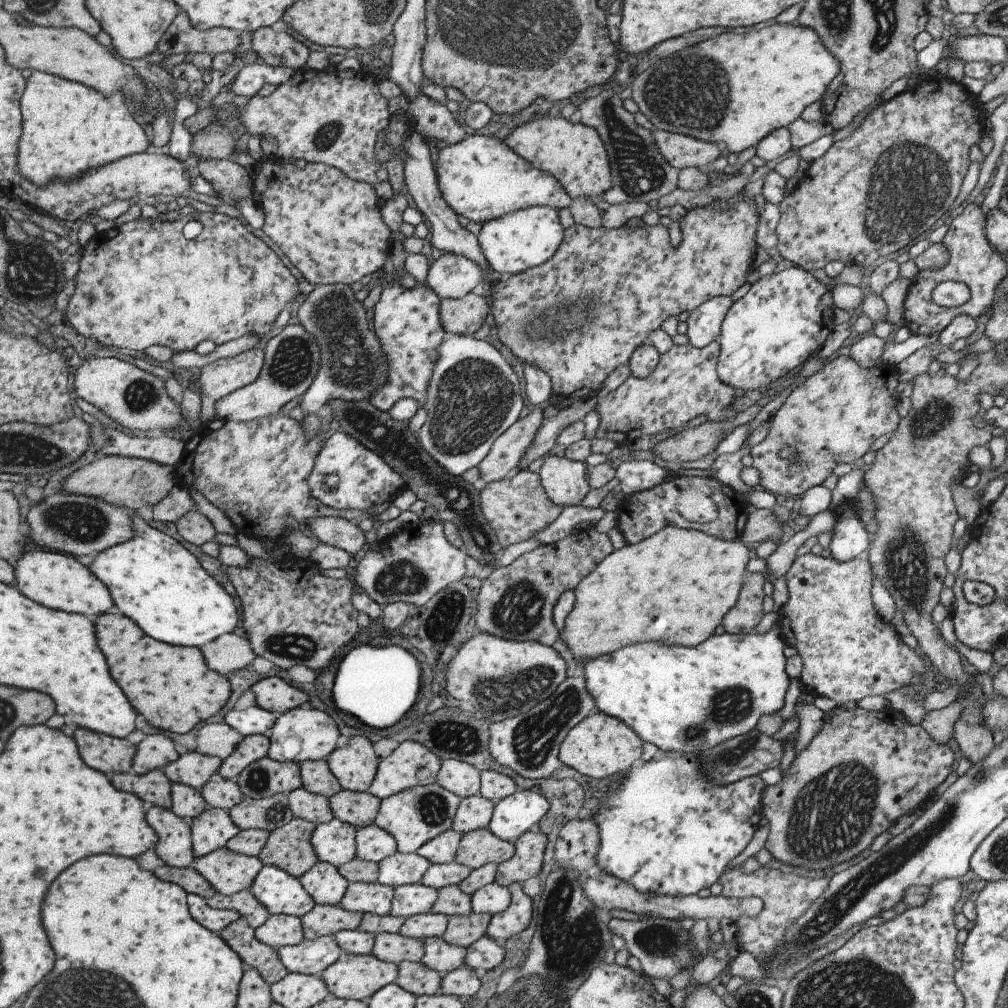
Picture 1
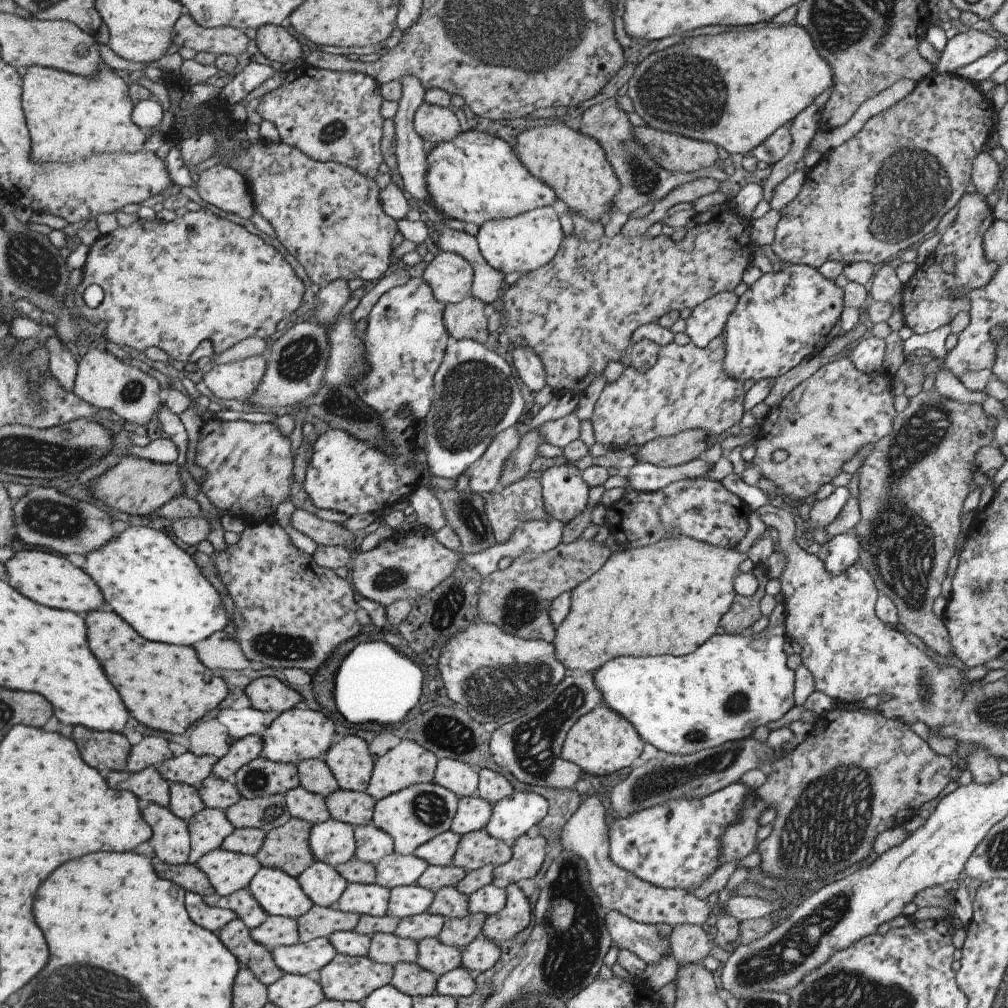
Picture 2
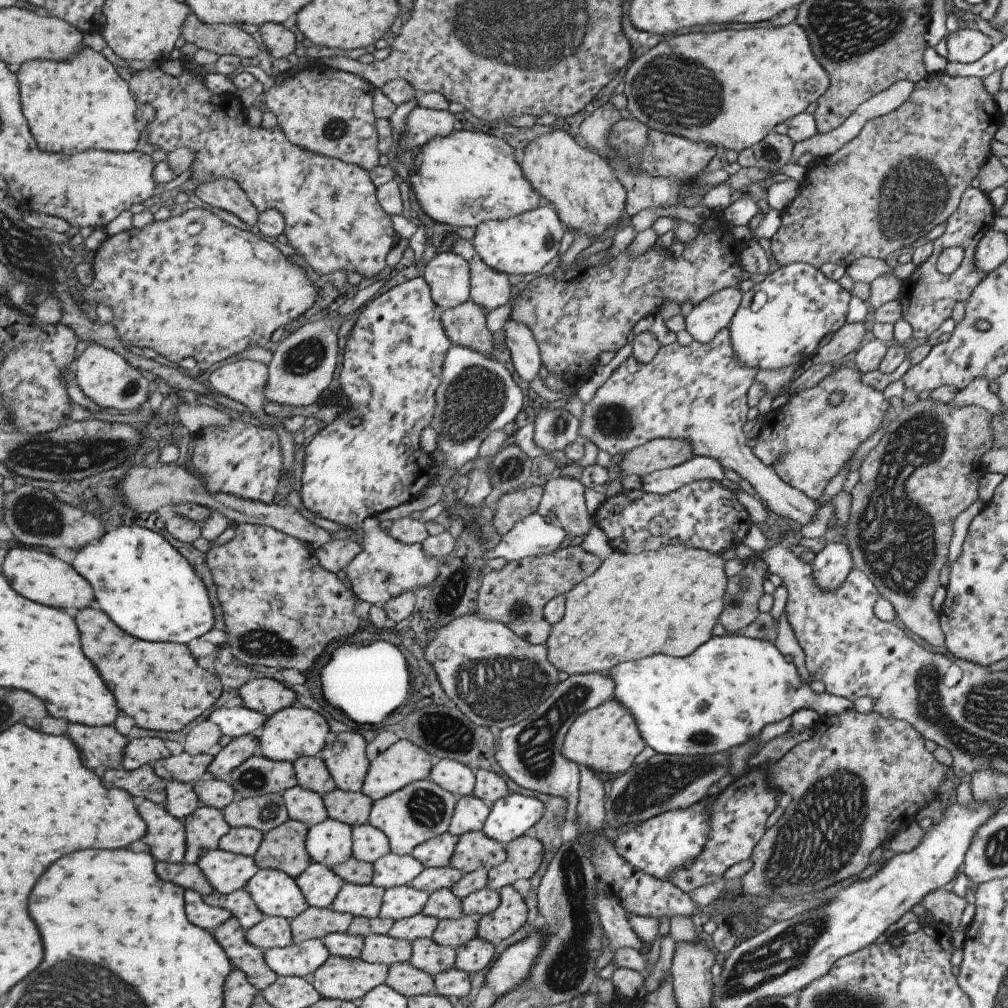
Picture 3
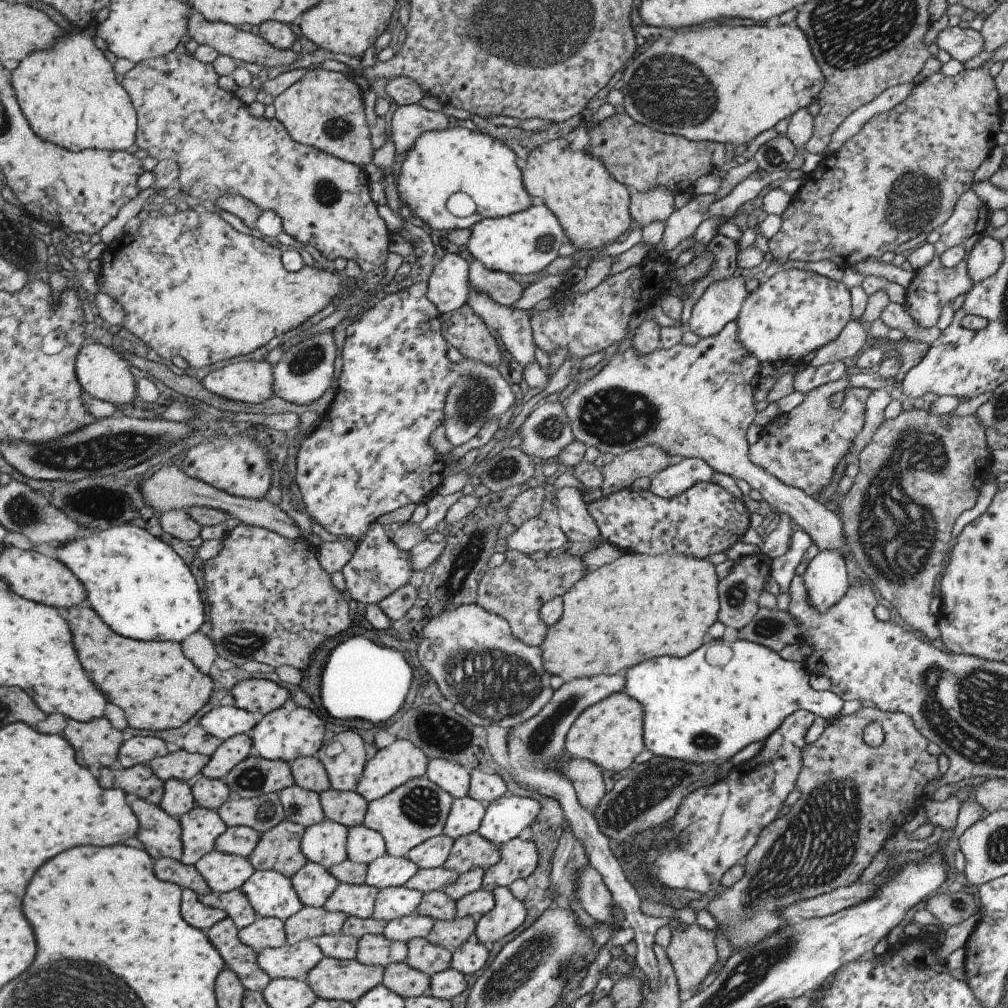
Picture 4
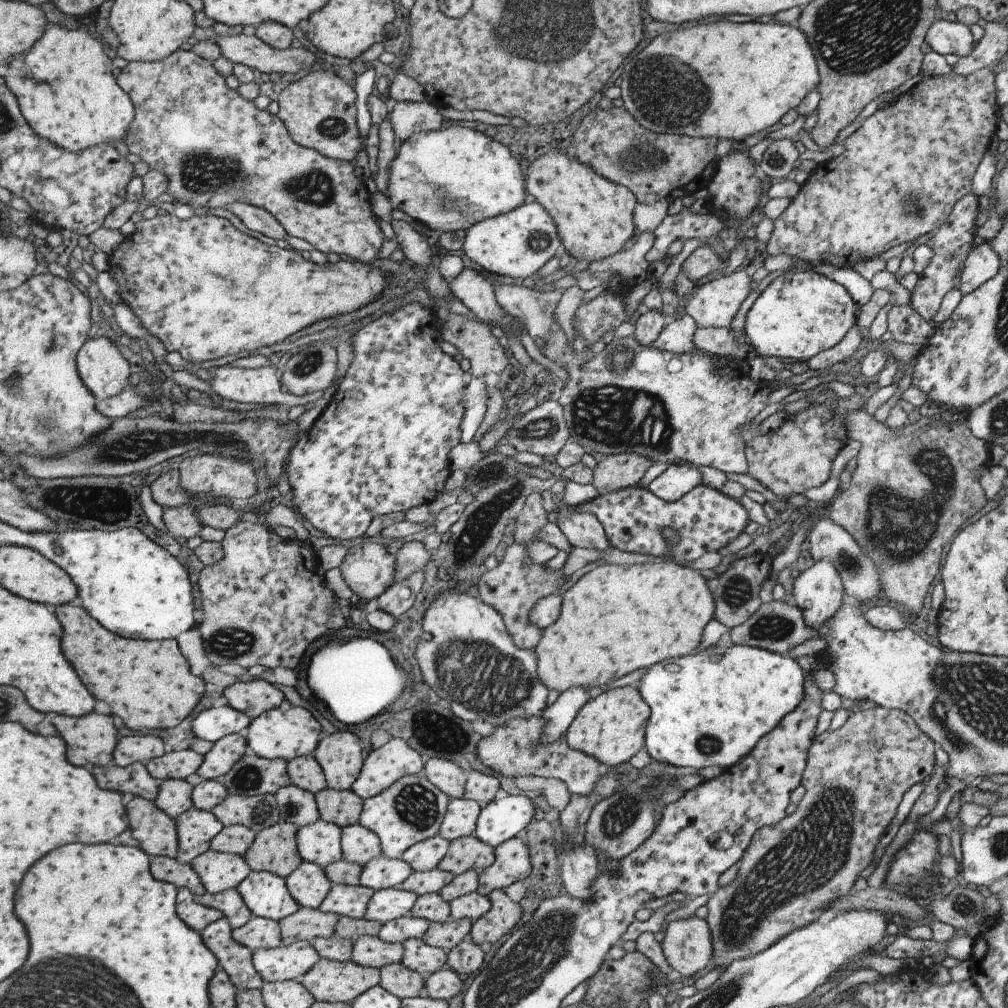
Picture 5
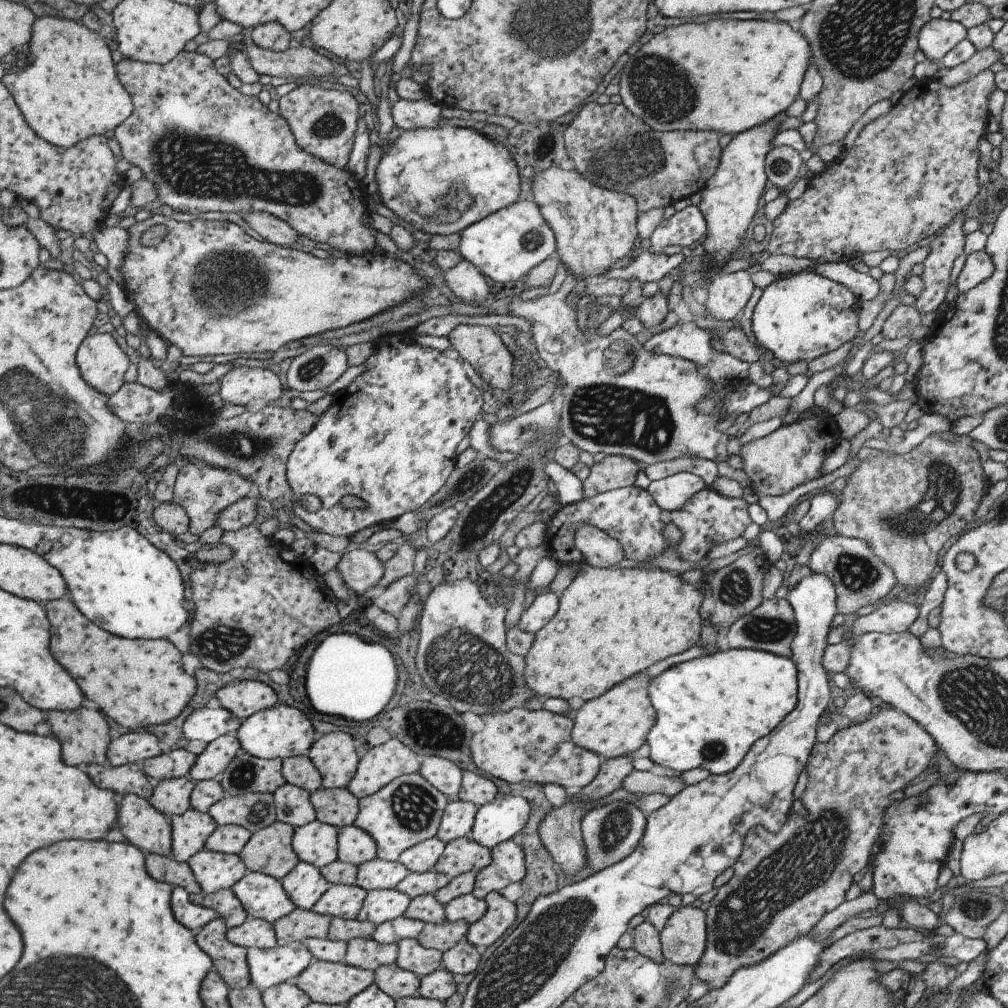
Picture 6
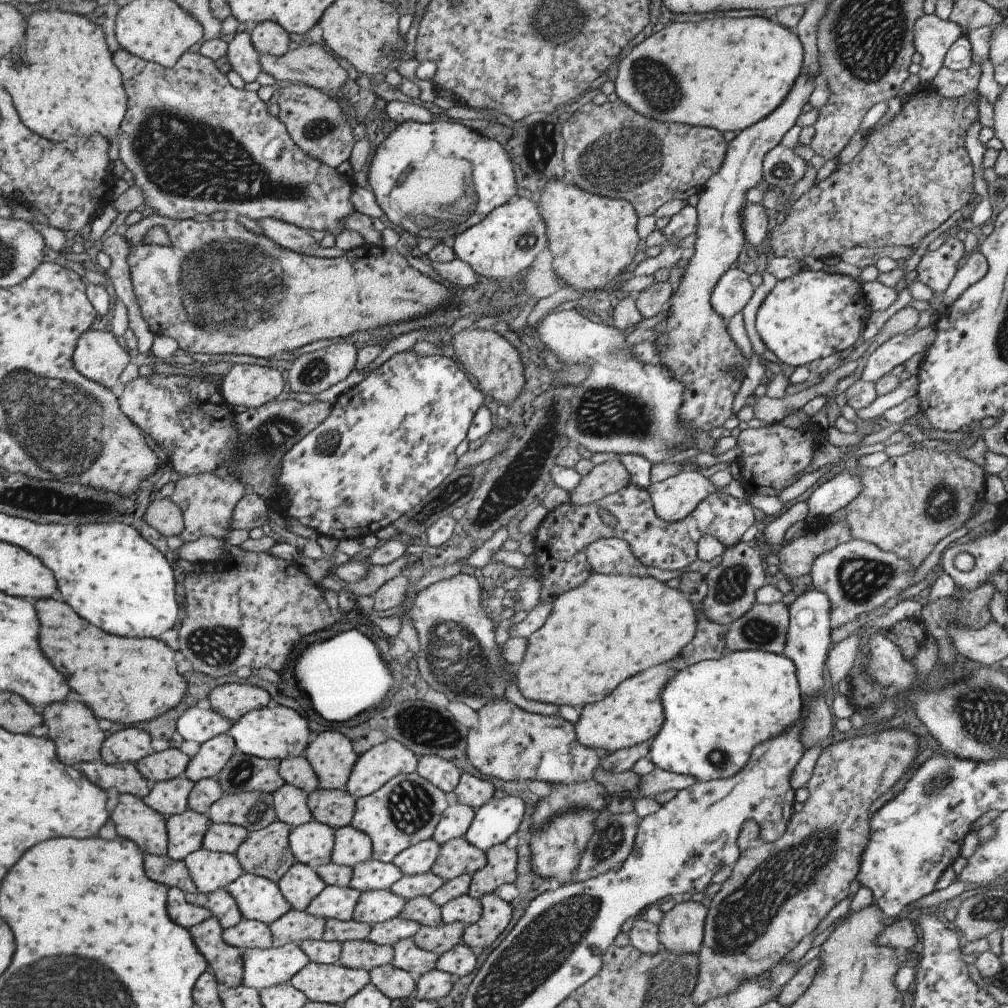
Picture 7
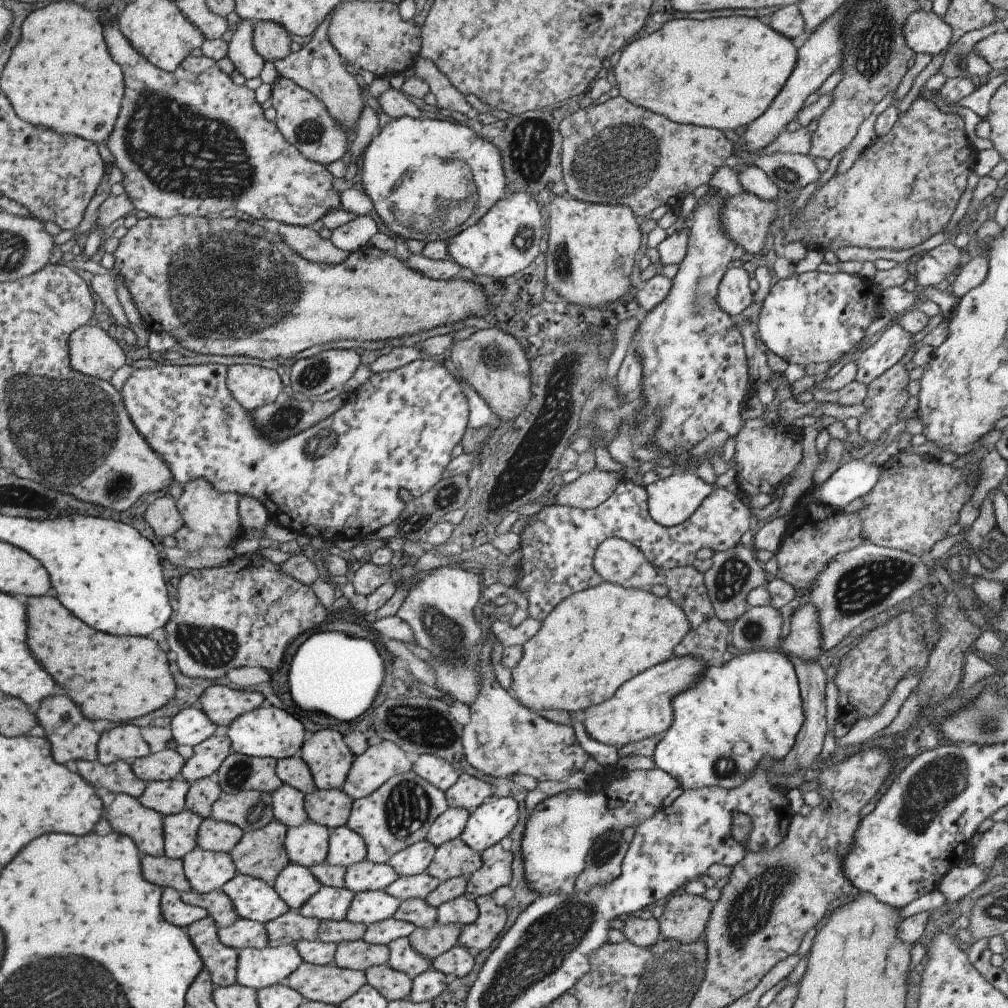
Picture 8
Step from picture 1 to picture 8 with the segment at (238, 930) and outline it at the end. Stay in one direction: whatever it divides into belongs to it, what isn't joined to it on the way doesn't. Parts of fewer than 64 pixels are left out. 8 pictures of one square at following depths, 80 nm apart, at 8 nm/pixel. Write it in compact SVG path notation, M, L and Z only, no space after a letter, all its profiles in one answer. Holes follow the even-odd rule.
M211 916L187 928L191 941L205 962L216 987L229 987L238 983L241 950L223 944L219 939L219 926Z

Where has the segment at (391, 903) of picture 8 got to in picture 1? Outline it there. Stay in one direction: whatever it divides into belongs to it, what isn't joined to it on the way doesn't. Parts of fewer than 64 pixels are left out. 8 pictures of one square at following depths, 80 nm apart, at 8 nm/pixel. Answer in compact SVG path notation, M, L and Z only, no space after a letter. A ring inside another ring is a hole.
M421 883L397 887L391 915L406 919L430 913L435 902L438 902L438 896L438 890Z

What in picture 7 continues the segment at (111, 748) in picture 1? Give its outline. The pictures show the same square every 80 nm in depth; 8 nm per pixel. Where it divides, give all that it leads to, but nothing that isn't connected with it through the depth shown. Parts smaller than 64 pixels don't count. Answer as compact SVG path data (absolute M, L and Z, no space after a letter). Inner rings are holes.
M69 698L67 702L59 702L55 706L47 706L45 714L42 712L44 724L49 728L49 737L59 742L59 758L67 764L82 764L83 762L103 761L102 748L108 732L99 728L99 722L89 706L79 702L77 698Z

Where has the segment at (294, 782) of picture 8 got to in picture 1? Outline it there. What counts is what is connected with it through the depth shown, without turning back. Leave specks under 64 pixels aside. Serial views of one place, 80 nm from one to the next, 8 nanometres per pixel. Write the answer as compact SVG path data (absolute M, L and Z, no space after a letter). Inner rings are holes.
M327 760L305 761L301 766L303 787L309 792L331 798L344 789Z

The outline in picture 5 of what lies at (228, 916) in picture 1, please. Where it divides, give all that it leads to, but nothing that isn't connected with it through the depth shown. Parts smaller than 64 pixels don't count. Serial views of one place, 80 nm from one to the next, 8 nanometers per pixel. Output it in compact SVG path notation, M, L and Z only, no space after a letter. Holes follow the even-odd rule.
M187 887L179 889L178 900L179 916L183 918L183 922L187 922L187 926L191 926L197 932L201 933L206 926L225 917L223 911L203 906L203 903L197 902L196 895Z

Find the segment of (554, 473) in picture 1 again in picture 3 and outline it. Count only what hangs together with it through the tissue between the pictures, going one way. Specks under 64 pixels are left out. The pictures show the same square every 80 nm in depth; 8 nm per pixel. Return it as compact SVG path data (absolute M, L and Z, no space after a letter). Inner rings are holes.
M560 475L542 484L542 498L537 513L553 520L565 533L585 536L593 524L583 503L584 486L574 479Z

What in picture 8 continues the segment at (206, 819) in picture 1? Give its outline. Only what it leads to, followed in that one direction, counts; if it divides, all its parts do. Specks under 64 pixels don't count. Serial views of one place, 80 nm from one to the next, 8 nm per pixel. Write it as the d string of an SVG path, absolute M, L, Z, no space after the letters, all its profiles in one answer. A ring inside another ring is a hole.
M186 809L170 815L165 822L166 856L183 859L199 847L199 828L203 826L203 816Z

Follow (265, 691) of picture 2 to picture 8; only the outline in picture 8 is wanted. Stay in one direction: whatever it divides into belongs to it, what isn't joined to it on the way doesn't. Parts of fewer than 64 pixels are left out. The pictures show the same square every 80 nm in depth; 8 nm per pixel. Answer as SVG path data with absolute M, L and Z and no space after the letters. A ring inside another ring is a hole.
M215 685L201 696L202 710L223 730L238 721L243 714L252 712L265 702L261 692L244 692L239 688Z

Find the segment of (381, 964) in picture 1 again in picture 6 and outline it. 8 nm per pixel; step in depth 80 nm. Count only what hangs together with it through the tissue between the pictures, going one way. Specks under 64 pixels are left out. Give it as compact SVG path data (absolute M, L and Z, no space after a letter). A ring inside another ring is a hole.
M315 960L295 980L313 1003L345 1005L375 982L375 971L345 963Z

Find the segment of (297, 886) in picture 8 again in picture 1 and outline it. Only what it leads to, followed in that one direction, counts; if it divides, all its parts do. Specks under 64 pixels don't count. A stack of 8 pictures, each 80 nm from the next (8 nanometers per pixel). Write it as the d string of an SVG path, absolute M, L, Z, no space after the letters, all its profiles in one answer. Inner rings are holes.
M321 860L302 876L301 881L319 905L339 905L351 886L338 867Z

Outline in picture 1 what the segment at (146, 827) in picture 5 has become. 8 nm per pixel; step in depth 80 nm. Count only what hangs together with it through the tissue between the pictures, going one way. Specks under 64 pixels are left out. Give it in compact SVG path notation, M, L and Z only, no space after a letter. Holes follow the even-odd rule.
M153 805L146 814L147 820L158 832L159 842L154 849L172 867L187 868L197 861L194 855L192 826L171 808Z

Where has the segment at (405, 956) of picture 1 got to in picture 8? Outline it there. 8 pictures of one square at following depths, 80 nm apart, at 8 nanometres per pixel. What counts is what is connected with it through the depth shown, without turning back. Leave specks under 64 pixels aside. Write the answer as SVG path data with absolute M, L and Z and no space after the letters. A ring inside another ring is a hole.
M367 940L348 941L338 945L335 964L343 969L367 971L378 965L387 965L391 958L388 945L370 944Z

